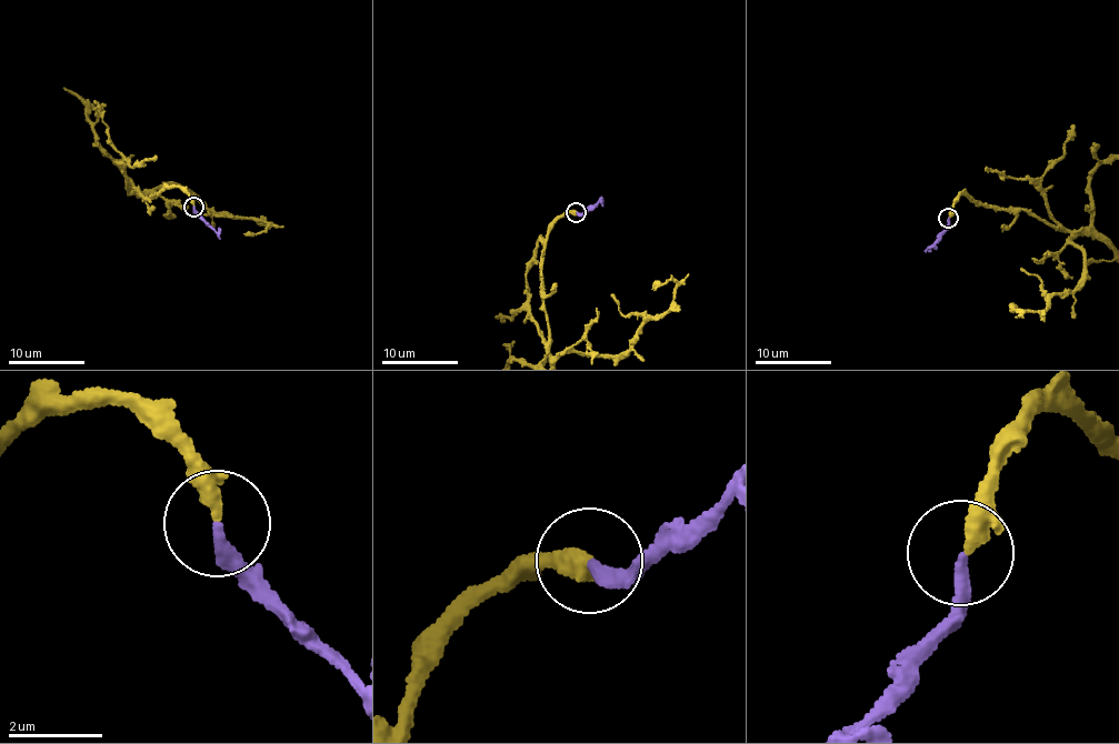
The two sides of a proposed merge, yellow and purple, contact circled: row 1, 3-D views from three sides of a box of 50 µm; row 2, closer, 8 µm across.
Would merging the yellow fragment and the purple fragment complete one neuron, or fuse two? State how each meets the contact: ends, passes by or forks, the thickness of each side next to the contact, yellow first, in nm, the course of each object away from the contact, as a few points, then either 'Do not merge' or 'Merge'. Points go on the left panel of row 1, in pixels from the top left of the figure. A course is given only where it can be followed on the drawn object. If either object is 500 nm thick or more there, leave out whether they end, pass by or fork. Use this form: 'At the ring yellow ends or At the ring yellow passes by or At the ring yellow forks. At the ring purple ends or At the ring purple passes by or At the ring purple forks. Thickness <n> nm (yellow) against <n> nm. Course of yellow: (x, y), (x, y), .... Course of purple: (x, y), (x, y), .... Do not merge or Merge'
At the ring yellow ends. At the ring purple ends. Thickness 360 nm (yellow) against 280 nm. Course of purple: (193, 205), (193, 210), (220, 239). Do not merge

